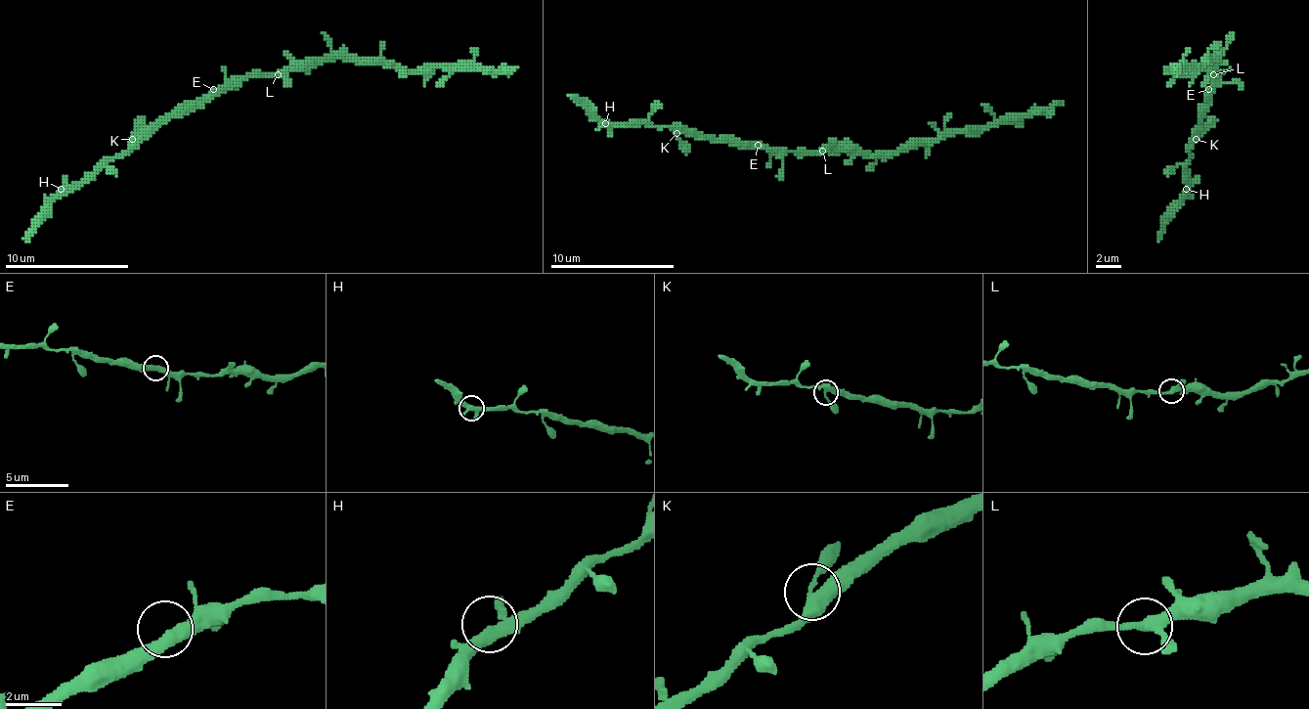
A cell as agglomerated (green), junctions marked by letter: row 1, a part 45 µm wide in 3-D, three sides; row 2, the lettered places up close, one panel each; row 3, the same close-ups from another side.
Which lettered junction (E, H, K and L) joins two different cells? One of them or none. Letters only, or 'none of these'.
none of these

